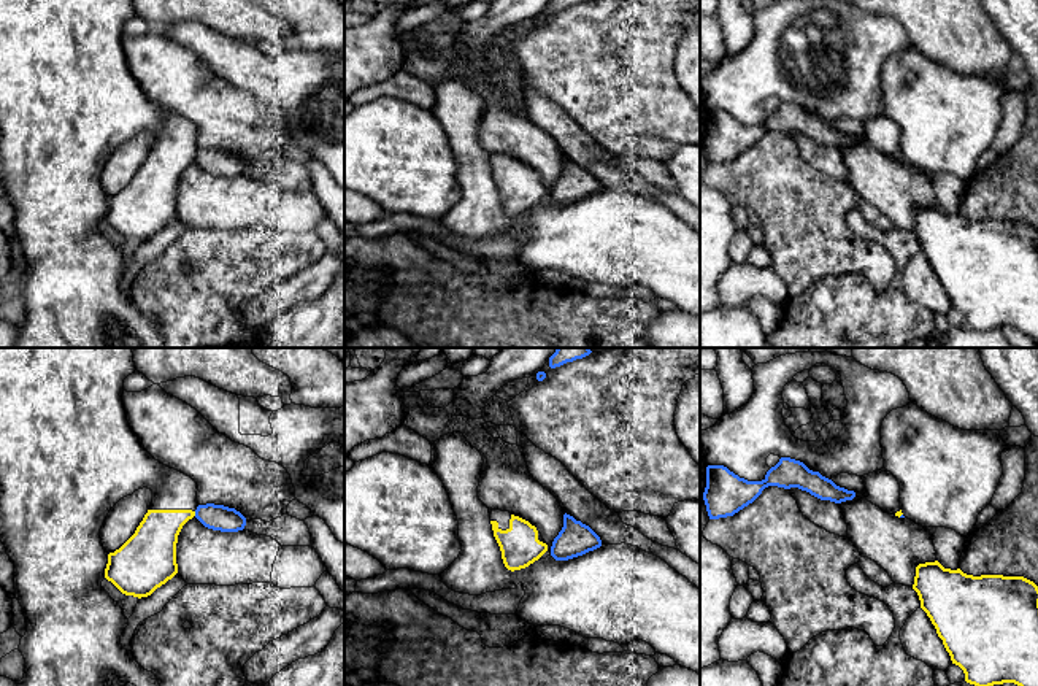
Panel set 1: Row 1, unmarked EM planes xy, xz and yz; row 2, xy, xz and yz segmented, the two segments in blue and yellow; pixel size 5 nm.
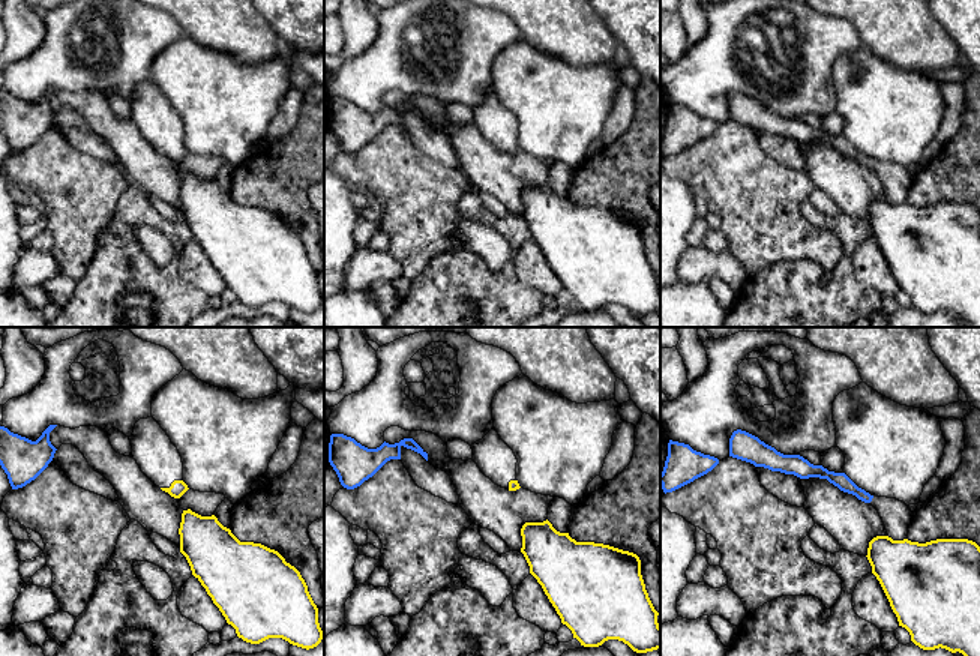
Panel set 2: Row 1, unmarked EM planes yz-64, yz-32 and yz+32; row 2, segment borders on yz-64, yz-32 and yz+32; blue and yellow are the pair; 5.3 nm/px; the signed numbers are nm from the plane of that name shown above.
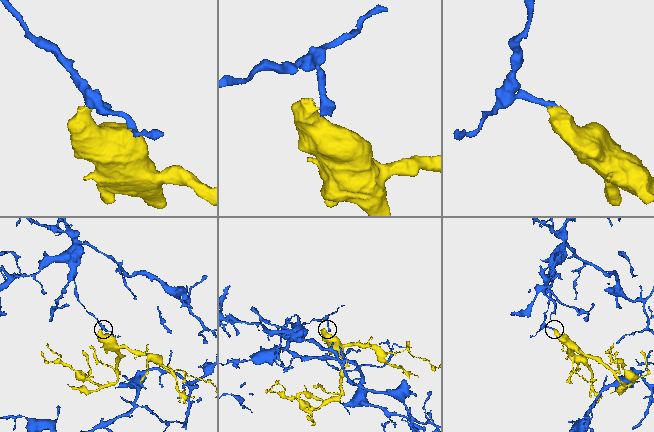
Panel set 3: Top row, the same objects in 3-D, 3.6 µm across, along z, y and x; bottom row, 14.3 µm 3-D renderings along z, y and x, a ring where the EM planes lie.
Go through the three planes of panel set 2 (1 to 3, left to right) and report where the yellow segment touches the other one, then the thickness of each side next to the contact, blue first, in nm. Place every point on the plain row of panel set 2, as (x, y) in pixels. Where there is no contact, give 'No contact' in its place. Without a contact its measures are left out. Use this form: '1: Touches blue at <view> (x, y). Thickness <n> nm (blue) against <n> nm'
1: No contact
2: No contact
3: No contact

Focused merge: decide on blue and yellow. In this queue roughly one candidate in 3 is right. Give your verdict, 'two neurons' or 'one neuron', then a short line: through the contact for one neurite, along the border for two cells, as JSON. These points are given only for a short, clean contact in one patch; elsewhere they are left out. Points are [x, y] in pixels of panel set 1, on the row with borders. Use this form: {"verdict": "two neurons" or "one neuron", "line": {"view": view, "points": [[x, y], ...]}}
{"verdict": "two neurons", "line": {"view": "xy", "points": [[194, 512], [196, 515]]}}

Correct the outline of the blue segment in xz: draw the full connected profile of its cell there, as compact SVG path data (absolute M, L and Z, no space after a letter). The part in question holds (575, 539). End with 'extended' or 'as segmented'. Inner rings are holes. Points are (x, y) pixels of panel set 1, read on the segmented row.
M565 513L563 527L552 541L551 556L556 561L568 561L600 546L600 537L589 526Z | as segmented

